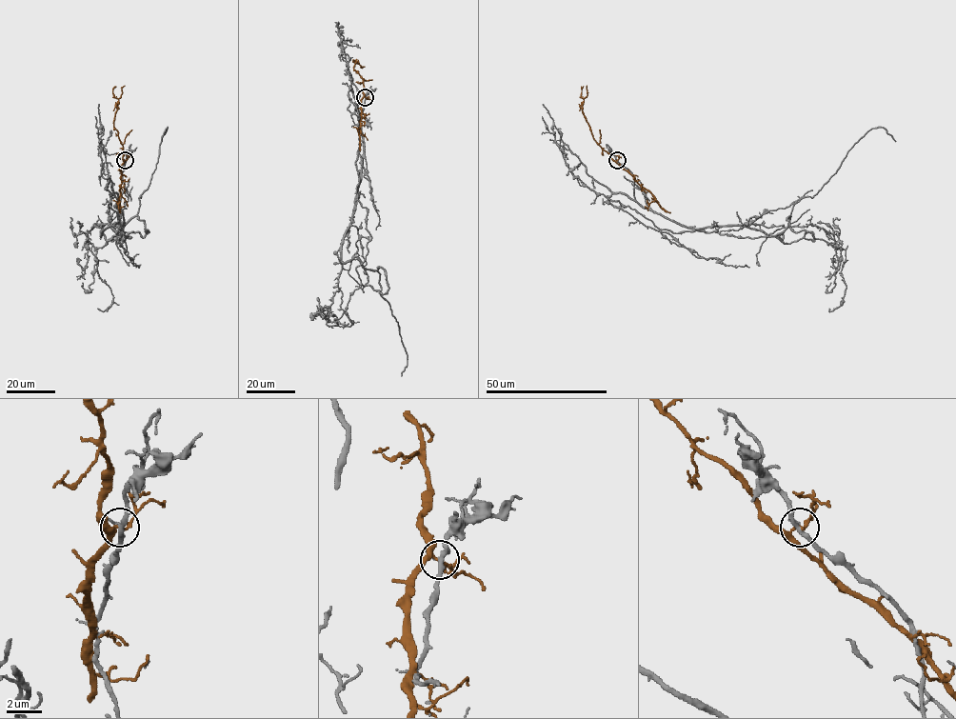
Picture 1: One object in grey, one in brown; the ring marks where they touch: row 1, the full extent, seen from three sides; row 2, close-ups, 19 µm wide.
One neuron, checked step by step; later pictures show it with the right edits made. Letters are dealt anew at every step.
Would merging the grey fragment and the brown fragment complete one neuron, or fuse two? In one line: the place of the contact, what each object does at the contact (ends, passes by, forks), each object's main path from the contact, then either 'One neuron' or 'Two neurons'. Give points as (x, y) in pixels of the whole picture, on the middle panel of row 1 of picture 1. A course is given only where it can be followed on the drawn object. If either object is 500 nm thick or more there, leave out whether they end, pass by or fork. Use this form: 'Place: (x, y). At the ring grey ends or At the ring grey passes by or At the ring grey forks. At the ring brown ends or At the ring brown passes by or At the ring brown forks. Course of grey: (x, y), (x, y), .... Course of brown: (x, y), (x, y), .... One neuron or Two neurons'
Place: (365, 97). At the ring grey forks. At the ring brown forks. Course of grey: (366, 96), (361, 182), (341, 258), (379, 273), (381, 294), (407, 353), (401, 375). Course of brown: (366, 96), (363, 80), (353, 69), (358, 64), (352, 61), (355, 63). Two neurons

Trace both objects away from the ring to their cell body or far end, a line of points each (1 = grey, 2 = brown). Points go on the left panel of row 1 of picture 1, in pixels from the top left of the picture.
1: (126, 160), (119, 206), (123, 225), (104, 229), (101, 236), (107, 240), (137, 213), (161, 141)
2: (126, 160), (118, 131), (113, 126), (118, 99), (112, 92), (115, 86)

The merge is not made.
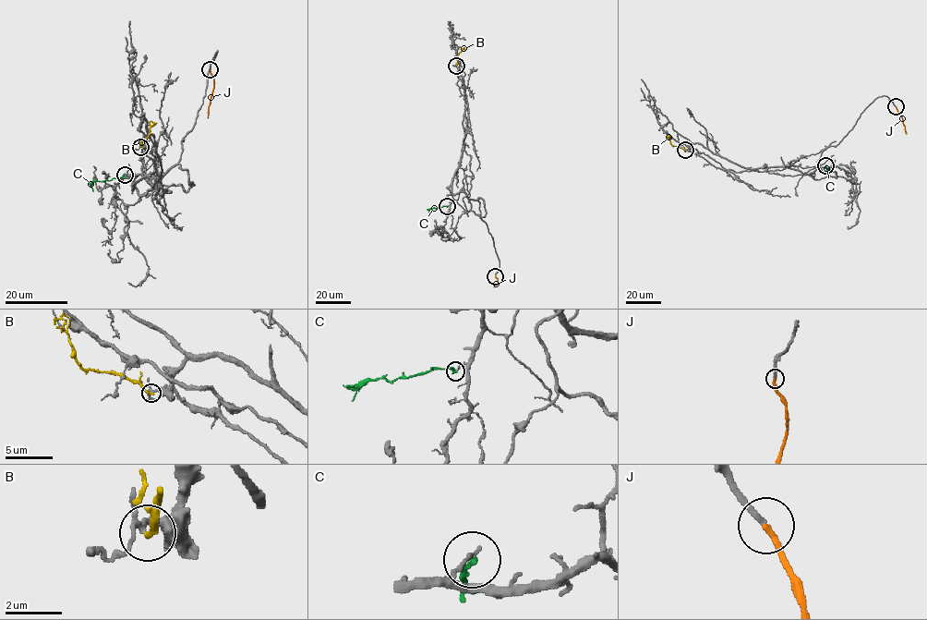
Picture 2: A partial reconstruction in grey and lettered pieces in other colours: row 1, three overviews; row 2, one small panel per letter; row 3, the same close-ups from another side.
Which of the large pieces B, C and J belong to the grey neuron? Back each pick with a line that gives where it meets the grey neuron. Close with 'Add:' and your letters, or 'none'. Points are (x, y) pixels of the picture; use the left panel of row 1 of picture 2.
J: (210, 69)
Add: J

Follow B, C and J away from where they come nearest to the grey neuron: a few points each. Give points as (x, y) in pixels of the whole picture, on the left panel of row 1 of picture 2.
B: (140, 147), (150, 127), (157, 122)
C: (125, 175), (110, 180), (94, 181), (90, 185), (93, 190)
J: (210, 68), (213, 88), (208, 117)

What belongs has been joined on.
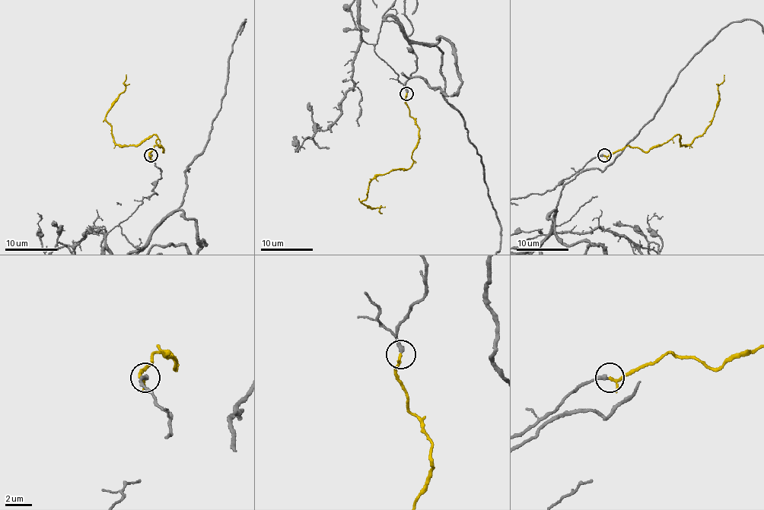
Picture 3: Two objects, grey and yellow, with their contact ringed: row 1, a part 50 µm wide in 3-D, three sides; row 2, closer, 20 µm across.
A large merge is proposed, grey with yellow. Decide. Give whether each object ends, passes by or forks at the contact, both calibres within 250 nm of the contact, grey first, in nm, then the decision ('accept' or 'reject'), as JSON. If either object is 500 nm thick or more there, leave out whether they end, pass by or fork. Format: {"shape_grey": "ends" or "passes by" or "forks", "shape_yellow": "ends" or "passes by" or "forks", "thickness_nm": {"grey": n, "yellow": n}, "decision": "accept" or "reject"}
{"shape_grey": "ends", "shape_yellow": "passes by", "thickness_nm": {"grey": 320, "yellow": 160}, "decision": "accept"}

